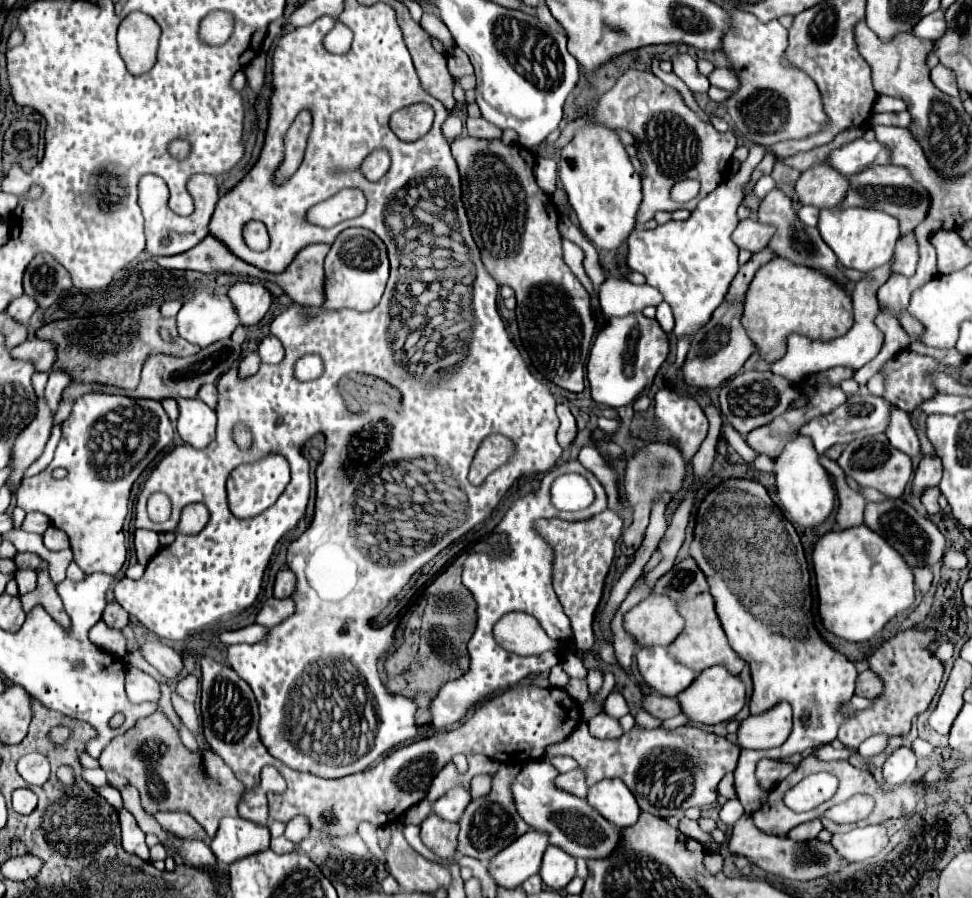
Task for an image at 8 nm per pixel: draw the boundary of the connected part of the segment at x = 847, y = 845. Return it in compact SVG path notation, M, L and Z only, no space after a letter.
M883 826L853 828L845 834L833 834L831 846L847 862L859 862L875 856L887 844L887 830Z

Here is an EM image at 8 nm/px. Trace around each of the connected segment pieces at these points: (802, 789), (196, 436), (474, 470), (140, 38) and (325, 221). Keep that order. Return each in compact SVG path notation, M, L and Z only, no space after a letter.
M813 774L785 794L785 804L795 812L807 812L829 800L835 792L837 778L831 774Z
M177 398L179 404L179 420L177 420L177 432L183 438L185 444L201 450L215 438L215 412L213 410L201 410L207 408L207 404L197 404L199 398Z
M491 434L483 440L481 448L477 450L475 462L469 472L469 480L473 484L481 484L493 470L507 464L515 454L515 444L507 436Z
M132 12L117 31L118 51L131 74L145 74L157 60L161 28L147 14Z
M341 190L329 200L325 200L313 207L307 212L307 222L321 226L321 228L331 228L343 220L361 216L365 210L365 196L361 190Z

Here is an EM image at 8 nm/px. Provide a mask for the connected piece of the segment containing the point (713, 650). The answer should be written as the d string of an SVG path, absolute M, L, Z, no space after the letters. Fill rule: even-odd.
M701 592L701 594L697 594L697 596L691 598L691 600L679 602L677 612L685 618L685 628L683 628L683 632L677 636L677 640L673 640L673 642L669 644L667 650L669 650L669 654L671 654L679 664L691 668L695 674L699 674L699 672L703 672L705 668L715 666L715 664L727 668L727 670L729 670L731 674L735 674L735 676L743 670L745 662L743 662L743 660L733 652L733 648L729 646L727 636L725 636L725 632L723 632L723 628L721 628L721 622L719 622L719 618L717 618L717 612L715 612L715 600L713 600L713 596L711 596L709 592Z

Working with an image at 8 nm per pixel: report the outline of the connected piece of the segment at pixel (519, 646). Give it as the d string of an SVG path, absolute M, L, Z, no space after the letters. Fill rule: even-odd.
M521 612L505 614L493 626L493 636L501 648L519 656L543 654L545 650L557 646L557 642L553 642L545 630L541 630L539 622L533 616Z

